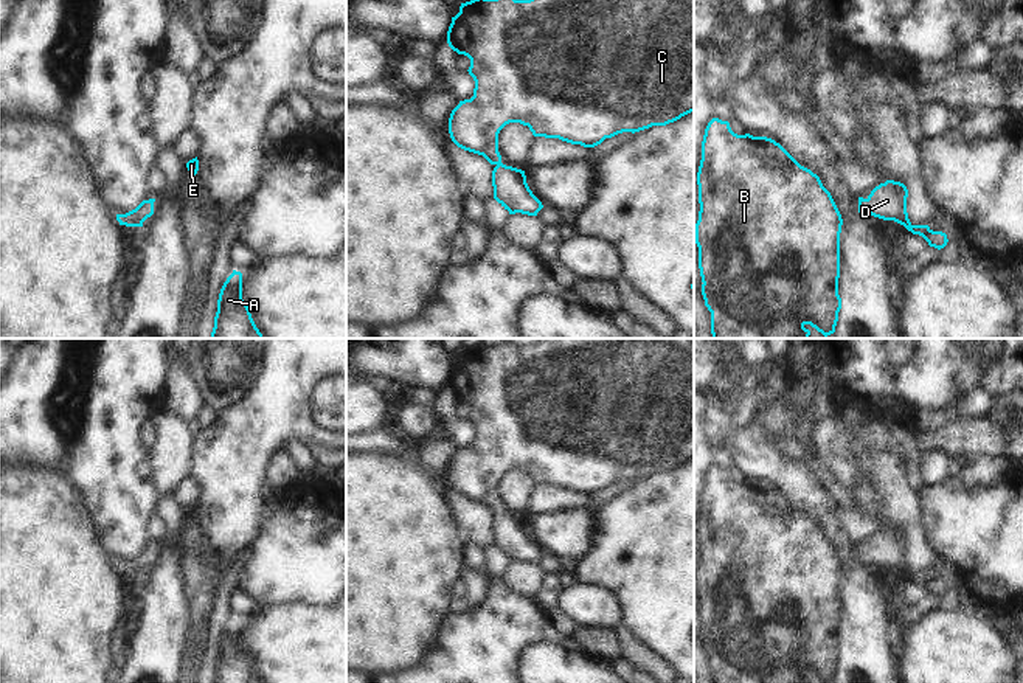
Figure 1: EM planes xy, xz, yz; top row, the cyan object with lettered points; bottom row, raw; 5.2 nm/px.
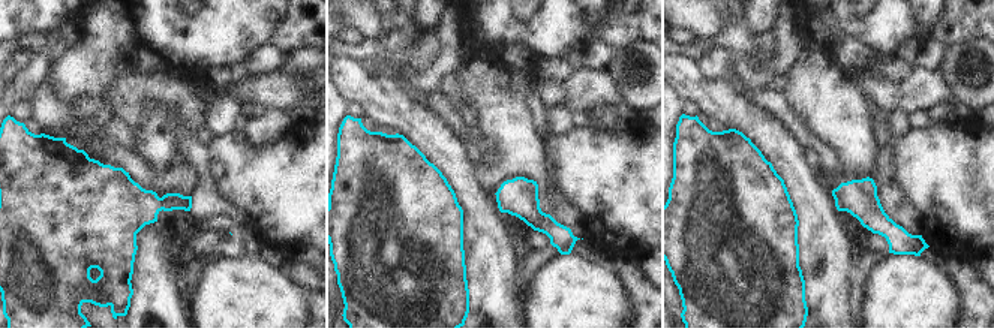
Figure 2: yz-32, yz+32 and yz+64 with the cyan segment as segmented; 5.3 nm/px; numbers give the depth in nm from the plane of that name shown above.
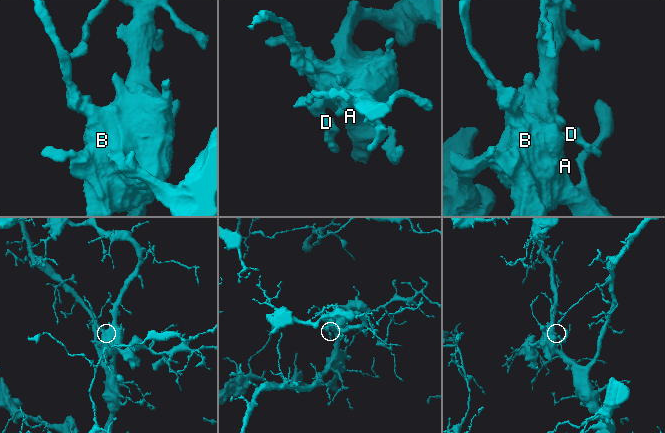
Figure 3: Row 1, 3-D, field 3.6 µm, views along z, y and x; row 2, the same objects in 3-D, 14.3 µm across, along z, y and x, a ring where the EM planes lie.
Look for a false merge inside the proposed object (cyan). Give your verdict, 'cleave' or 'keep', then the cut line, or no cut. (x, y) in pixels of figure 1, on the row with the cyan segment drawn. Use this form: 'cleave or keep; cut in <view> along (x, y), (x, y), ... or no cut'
keep; no cut

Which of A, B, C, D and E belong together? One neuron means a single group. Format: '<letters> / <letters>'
A B C D E

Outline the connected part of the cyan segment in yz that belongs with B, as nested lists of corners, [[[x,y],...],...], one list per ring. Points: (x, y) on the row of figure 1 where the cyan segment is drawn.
[[[713,118],[703,135],[702,160],[697,172],[699,185],[699,220],[695,224],[695,244],[699,247],[699,269],[702,276],[702,295],[705,306],[711,312],[713,338],[809,338],[810,324],[824,337],[835,332],[841,298],[838,295],[840,278],[840,233],[843,219],[831,196],[823,186],[820,177],[810,169],[801,166],[779,143],[767,137],[753,137],[750,133],[737,135],[731,130],[728,121]]]

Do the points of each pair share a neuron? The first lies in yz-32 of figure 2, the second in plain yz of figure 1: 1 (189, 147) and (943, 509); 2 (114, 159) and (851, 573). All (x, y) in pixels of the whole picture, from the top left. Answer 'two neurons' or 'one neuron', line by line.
1: two neurons
2: two neurons

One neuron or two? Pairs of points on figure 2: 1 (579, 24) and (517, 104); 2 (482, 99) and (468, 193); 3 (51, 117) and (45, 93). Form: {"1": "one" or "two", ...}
{"1": "two", "2": "two", "3": "one"}

